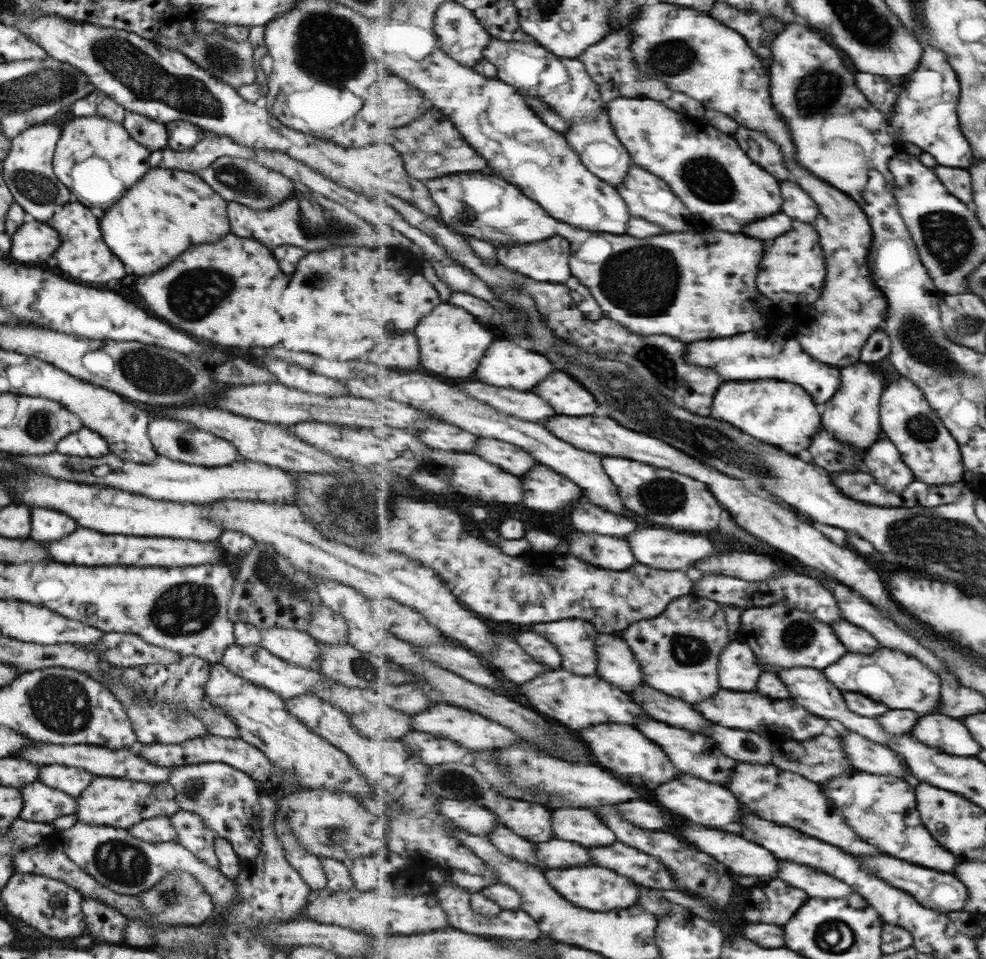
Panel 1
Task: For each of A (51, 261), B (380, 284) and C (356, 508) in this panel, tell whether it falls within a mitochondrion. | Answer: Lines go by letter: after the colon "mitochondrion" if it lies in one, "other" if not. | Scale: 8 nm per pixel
A: other
B: other
C: mitochondrion

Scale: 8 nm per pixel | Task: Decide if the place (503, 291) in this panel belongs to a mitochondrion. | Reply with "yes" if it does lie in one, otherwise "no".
yes

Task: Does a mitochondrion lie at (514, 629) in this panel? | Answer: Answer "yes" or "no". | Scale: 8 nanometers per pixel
no

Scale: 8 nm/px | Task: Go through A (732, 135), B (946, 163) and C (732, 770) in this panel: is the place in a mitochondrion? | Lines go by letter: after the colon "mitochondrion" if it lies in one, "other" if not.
A: other
B: other
C: other

